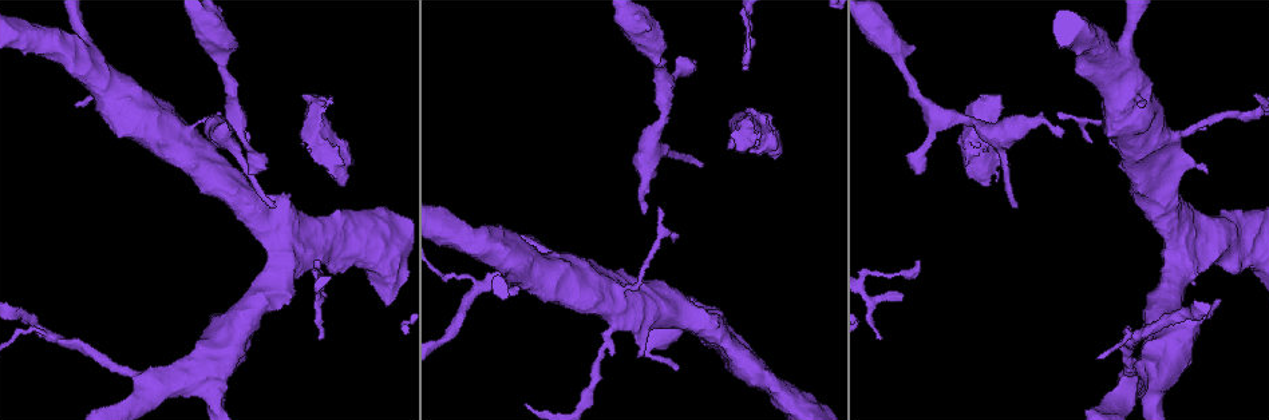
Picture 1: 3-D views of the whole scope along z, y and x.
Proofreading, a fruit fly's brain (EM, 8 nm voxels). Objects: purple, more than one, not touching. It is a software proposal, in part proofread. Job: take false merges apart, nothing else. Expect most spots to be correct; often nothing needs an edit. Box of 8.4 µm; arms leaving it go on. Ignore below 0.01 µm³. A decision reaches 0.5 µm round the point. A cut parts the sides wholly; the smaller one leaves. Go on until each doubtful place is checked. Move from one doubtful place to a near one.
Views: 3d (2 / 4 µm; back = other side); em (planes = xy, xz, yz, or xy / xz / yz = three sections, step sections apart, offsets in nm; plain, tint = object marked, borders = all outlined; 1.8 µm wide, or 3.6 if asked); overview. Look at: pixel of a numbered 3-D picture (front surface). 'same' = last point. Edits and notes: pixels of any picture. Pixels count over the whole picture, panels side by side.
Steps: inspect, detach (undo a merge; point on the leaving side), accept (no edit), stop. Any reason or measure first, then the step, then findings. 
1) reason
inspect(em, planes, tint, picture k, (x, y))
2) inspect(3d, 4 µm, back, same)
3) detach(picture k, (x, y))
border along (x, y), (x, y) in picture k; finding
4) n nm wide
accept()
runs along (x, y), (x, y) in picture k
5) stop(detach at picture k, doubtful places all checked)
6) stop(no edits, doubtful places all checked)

thick turns thin
inspect(3d, 4 µm, picture 1, (742, 139))

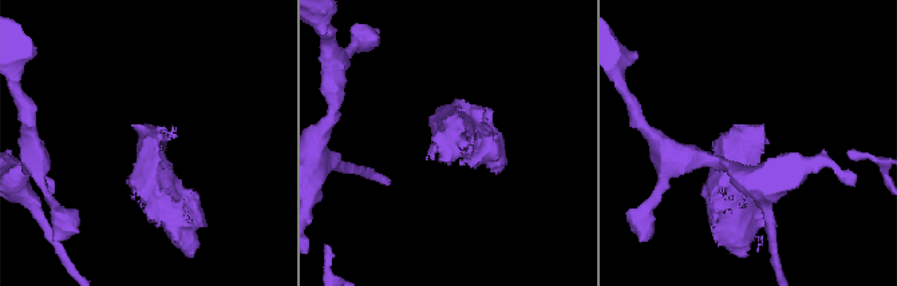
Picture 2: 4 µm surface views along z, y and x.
now the EM
inspect(em, 3.6 µm, planes, tint, picture 2, (451, 143))

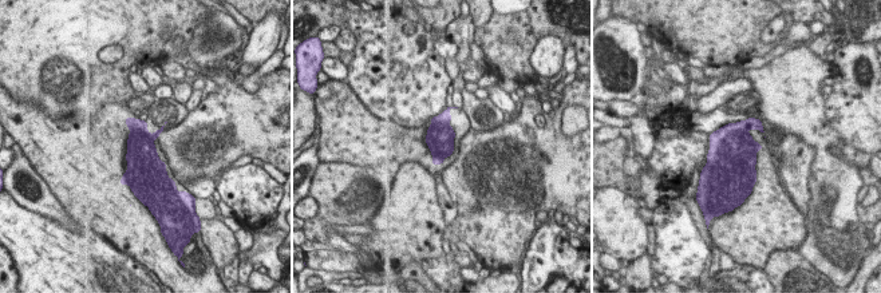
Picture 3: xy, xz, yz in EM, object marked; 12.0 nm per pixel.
accept()
all the same neuron

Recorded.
inspect(3d, 4 µm, picture 1, (184, 134))

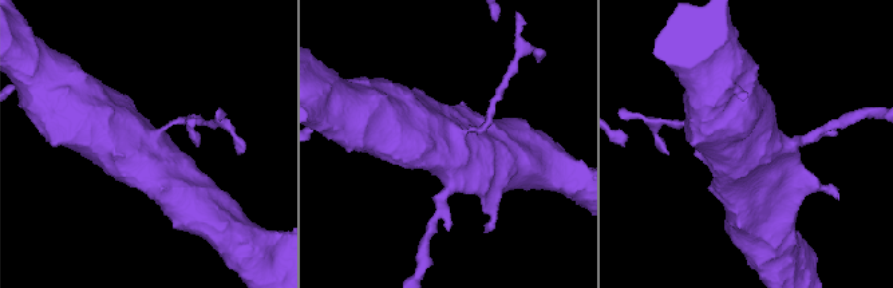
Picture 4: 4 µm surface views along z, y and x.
shape alone is not enough
inspect(em, 3.6 µm, planes, tint, picture 4, (772, 142))

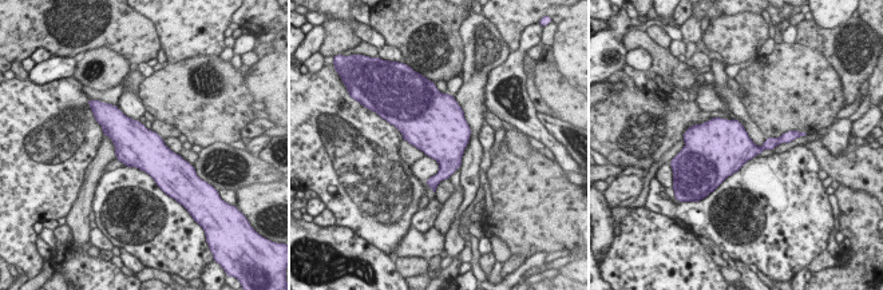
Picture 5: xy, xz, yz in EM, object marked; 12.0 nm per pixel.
accept()
continuous, no second neuron

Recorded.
sharp bend
inspect(em, planes, tint, picture 1, (750, 23))

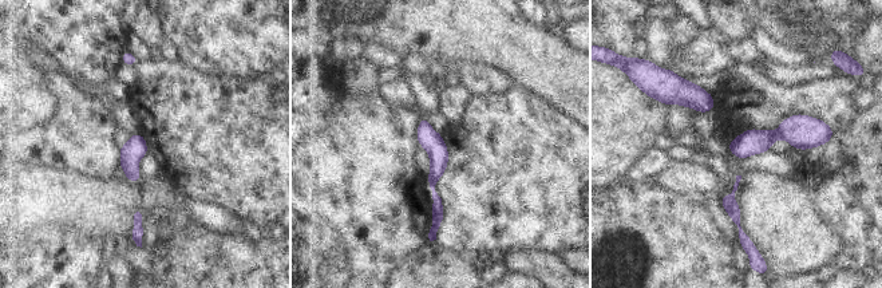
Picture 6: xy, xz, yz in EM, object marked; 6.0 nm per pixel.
accept()
runs along (423, 122), (435, 146), (435, 227) in picture 6; all the same neuron

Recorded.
stop(no edits, doubtful places all checked)

